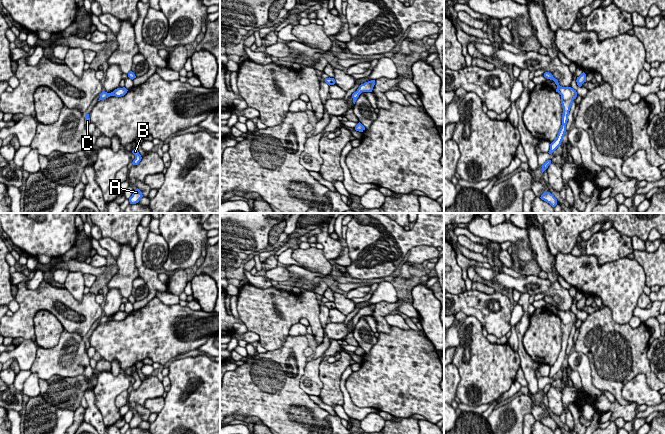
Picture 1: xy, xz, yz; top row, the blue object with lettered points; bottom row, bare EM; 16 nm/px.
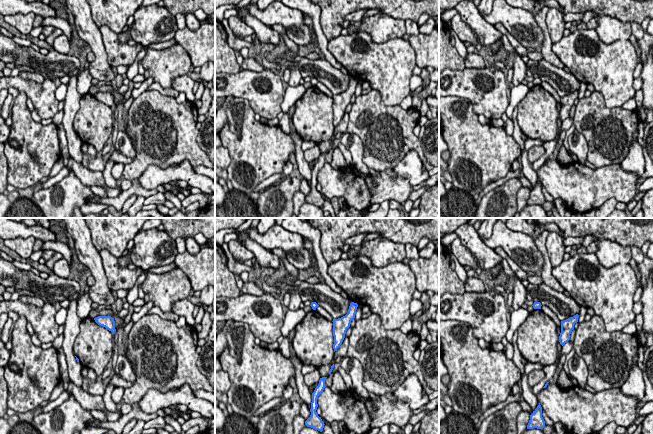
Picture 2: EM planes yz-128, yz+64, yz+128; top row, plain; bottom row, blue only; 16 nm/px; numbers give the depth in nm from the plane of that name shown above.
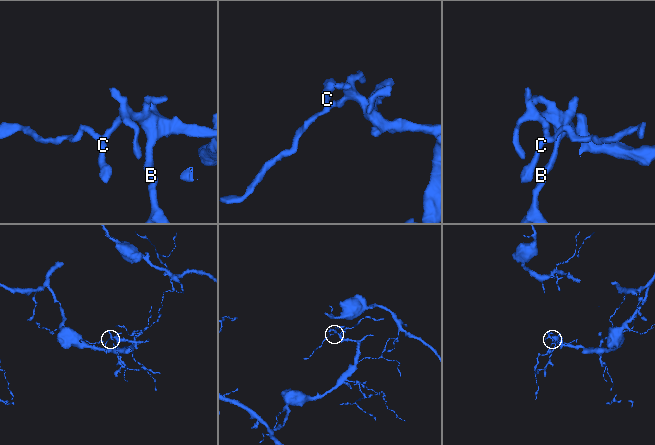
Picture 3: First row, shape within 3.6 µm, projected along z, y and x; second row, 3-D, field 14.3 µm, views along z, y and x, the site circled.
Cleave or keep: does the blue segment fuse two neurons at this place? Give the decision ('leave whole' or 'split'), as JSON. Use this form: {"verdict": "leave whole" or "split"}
{"verdict": "leave whole"}

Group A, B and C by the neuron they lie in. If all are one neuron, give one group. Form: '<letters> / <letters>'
A B C

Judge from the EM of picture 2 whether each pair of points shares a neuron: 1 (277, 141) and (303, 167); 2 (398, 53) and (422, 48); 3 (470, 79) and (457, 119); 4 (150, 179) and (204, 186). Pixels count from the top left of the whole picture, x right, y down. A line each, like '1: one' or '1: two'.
1: two
2: two
3: two
4: one

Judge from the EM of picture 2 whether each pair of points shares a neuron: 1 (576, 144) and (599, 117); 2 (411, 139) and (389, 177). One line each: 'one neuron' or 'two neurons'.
1: two neurons
2: two neurons

